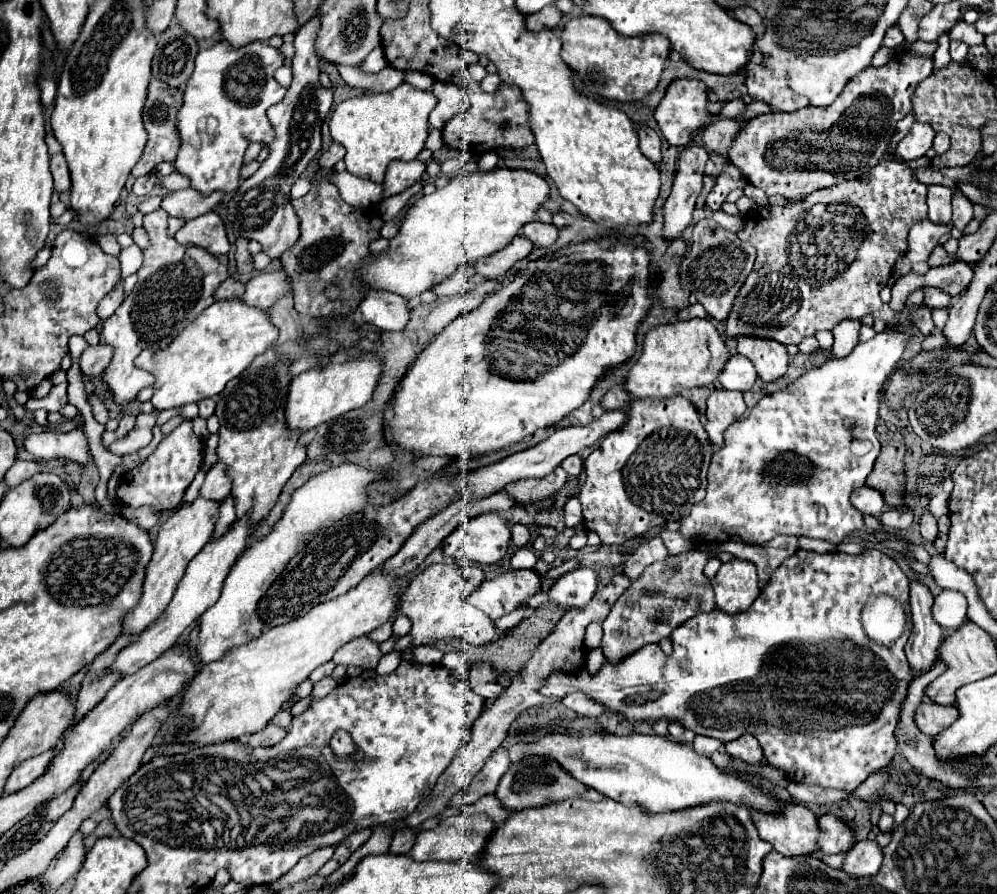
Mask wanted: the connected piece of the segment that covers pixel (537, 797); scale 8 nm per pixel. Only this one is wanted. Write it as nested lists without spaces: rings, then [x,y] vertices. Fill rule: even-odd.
[[[529,755],[521,761],[513,763],[507,773],[501,777],[501,783],[497,787],[495,797],[501,801],[501,805],[509,811],[521,811],[525,807],[543,807],[553,801],[565,801],[565,799],[583,799],[583,795],[589,791],[581,781],[577,781],[569,771],[565,771],[557,761],[549,761],[549,757]]]

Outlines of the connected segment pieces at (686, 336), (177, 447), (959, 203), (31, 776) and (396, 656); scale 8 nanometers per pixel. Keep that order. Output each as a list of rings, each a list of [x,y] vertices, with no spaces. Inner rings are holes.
[[[687,319],[659,325],[647,333],[643,355],[631,367],[625,389],[633,399],[669,399],[673,397],[673,391],[695,389],[713,383],[729,359],[731,353],[725,345],[725,339],[715,329],[711,319]]]
[[[191,421],[181,423],[177,429],[173,429],[169,435],[163,437],[163,441],[157,445],[157,449],[147,457],[145,463],[137,465],[135,469],[127,471],[121,477],[119,487],[119,501],[129,507],[141,507],[141,505],[153,505],[157,511],[173,509],[183,499],[185,489],[193,481],[195,473],[201,467],[203,461],[203,439],[197,437],[191,429]]]
[[[955,191],[955,195],[953,195],[953,227],[957,227],[959,231],[965,231],[965,227],[969,225],[971,219],[973,219],[973,203],[961,191]]]
[[[53,751],[43,753],[39,757],[33,757],[31,761],[21,763],[7,779],[5,783],[5,791],[3,795],[11,795],[23,787],[27,787],[29,783],[33,783],[37,777],[41,777],[41,773],[45,773],[45,765],[49,765],[49,761],[53,759]]]
[[[391,651],[391,653],[387,653],[387,655],[381,657],[381,661],[379,661],[379,665],[375,667],[375,671],[377,671],[379,675],[389,675],[389,673],[393,673],[393,671],[397,669],[399,661],[401,661],[401,653],[399,653],[399,651]]]

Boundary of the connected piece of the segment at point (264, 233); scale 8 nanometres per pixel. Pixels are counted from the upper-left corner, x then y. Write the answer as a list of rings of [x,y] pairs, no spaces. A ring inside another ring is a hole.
[[[315,15],[295,33],[295,57],[291,65],[293,83],[287,89],[283,101],[273,105],[267,113],[269,121],[273,121],[273,127],[277,131],[277,139],[269,143],[271,153],[261,163],[259,171],[253,177],[241,181],[239,189],[227,203],[229,221],[233,223],[235,233],[259,241],[263,245],[263,253],[267,253],[271,259],[279,259],[281,253],[289,249],[299,237],[297,215],[293,213],[289,191],[293,183],[301,177],[301,173],[307,169],[307,165],[313,161],[313,157],[321,151],[321,123],[325,121],[333,103],[333,91],[325,89],[319,83],[321,59],[315,49],[319,27],[321,19],[319,15]]]

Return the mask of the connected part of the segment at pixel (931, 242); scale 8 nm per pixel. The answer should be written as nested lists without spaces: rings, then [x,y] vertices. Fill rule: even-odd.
[[[929,219],[917,223],[909,231],[909,251],[905,253],[913,263],[927,261],[931,251],[939,245],[941,237],[949,235],[947,225],[933,225]]]

